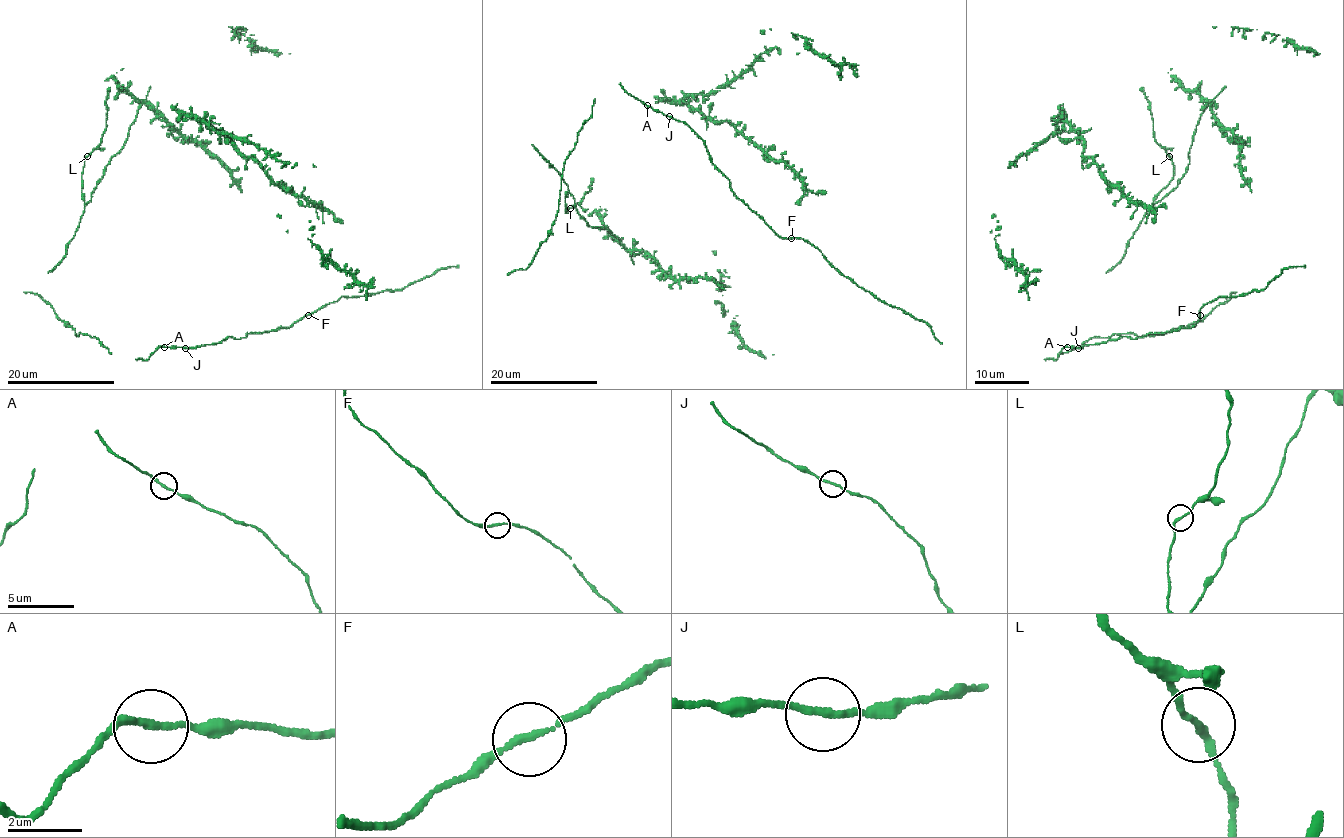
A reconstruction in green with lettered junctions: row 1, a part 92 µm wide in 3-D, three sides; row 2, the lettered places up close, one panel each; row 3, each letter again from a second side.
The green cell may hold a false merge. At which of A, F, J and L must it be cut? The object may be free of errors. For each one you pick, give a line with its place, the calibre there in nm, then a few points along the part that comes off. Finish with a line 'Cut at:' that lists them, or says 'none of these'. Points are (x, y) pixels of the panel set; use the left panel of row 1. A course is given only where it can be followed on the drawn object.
Cut at: none of these

